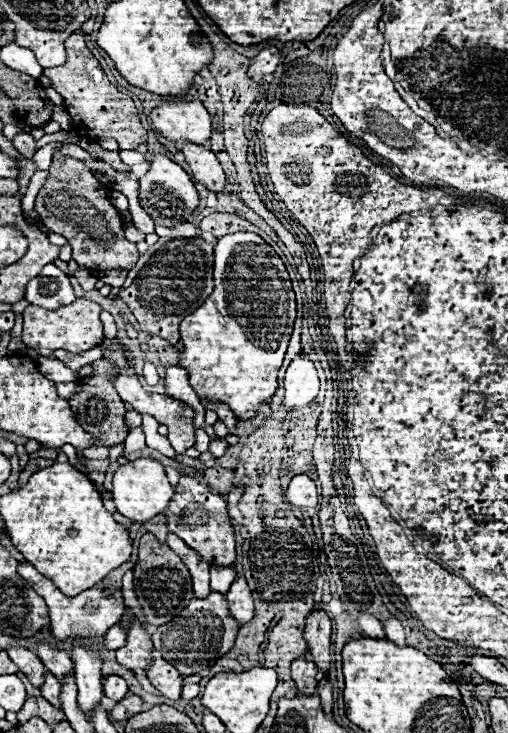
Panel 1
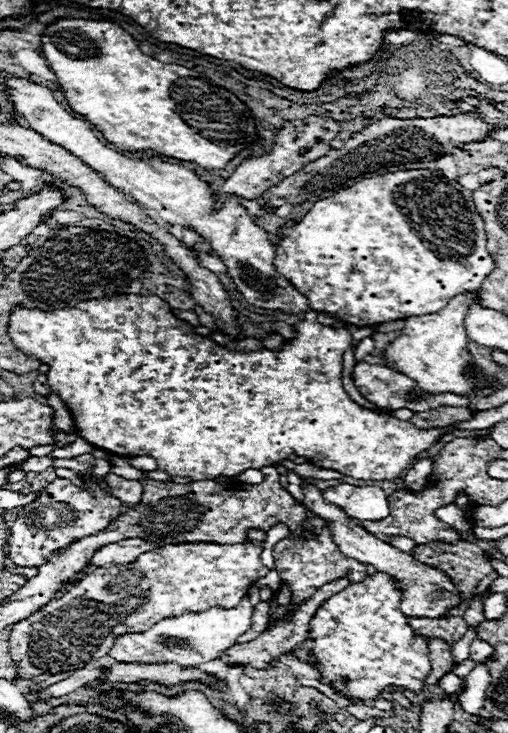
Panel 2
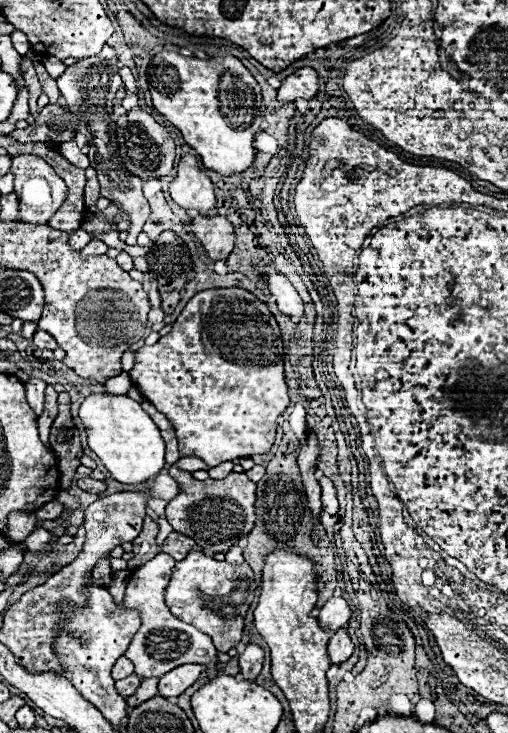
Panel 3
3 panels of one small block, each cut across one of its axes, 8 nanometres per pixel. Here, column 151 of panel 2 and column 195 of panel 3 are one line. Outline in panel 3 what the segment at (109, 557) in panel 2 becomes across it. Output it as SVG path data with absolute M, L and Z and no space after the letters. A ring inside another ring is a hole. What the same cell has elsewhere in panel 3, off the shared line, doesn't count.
M172 532L172 534L166 538L162 550L164 550L166 554L170 554L174 560L184 560L192 550L200 550L200 546L196 546L196 542L194 542L192 538L188 538L188 536L184 536L184 534Z

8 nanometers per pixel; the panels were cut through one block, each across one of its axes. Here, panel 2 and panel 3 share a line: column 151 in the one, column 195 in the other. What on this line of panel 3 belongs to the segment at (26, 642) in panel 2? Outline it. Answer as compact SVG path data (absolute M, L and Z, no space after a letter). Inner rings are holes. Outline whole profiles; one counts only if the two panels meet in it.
M192 550L172 568L172 578L166 588L166 604L176 618L190 622L200 632L208 634L218 652L228 652L242 638L244 616L254 600L256 588L254 572L246 562L236 566L224 560L214 560L200 550Z

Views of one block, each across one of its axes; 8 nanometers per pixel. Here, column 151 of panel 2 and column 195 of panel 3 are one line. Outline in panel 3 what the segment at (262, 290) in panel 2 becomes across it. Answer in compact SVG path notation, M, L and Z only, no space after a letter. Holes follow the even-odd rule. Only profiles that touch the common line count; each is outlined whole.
M192 154L182 156L178 164L178 174L170 184L170 196L182 208L194 208L200 214L208 214L208 210L214 208L214 184L204 174L204 170L200 170L198 160Z

